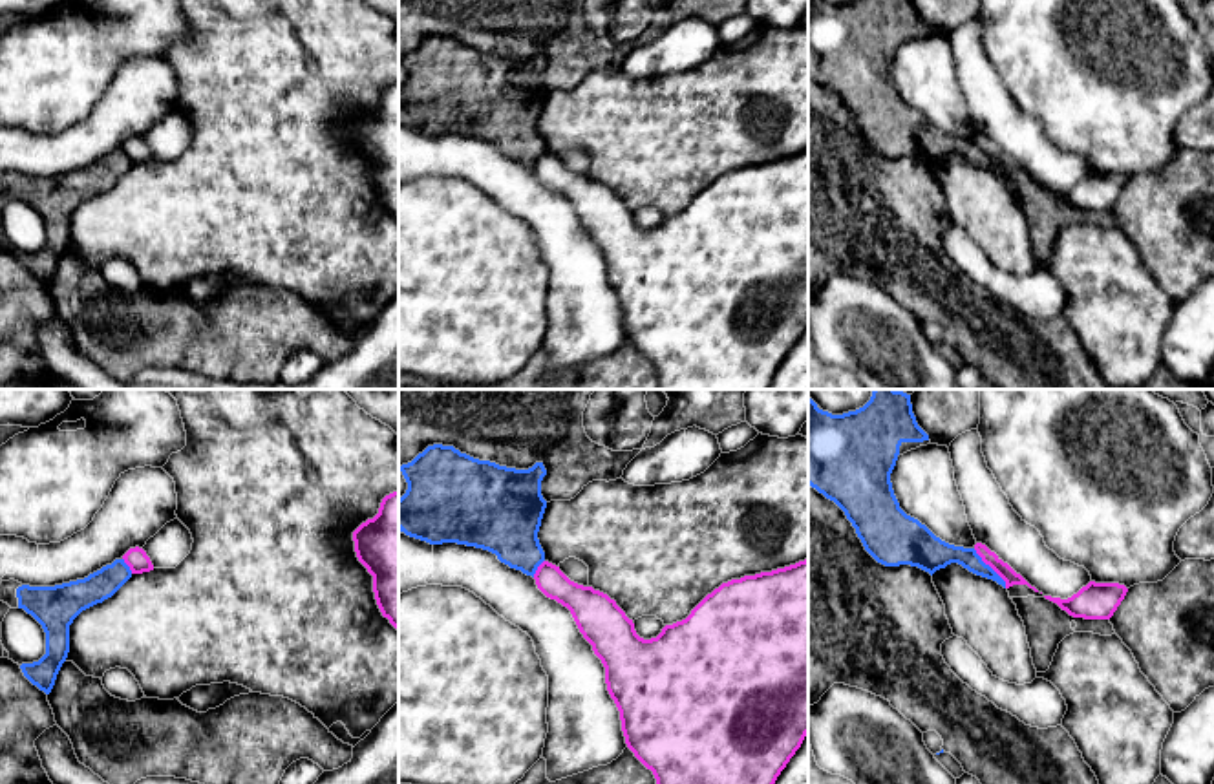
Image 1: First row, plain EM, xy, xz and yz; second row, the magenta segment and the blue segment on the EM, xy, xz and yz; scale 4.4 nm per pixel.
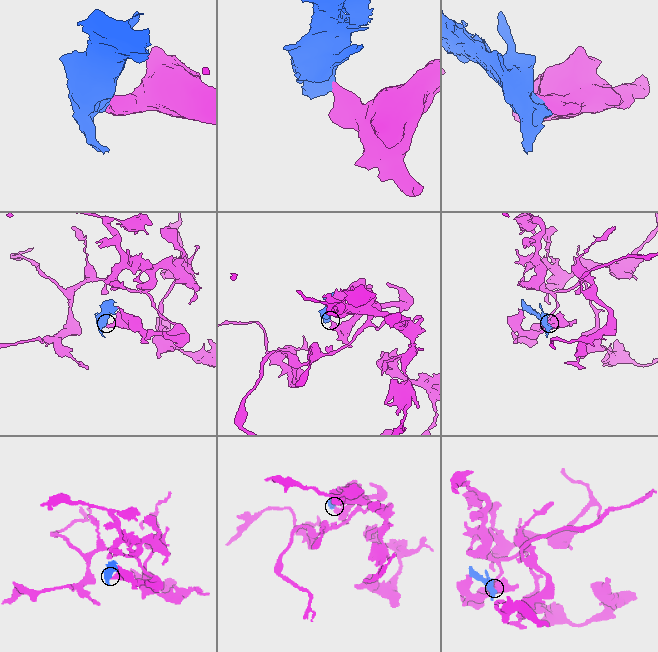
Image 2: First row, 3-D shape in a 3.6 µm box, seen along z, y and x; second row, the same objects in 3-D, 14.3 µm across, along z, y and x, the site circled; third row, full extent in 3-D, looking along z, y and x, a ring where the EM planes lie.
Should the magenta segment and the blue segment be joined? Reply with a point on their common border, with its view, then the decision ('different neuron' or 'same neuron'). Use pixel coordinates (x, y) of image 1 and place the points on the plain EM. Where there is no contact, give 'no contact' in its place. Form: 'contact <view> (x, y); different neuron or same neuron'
contact yz (991, 158); different neuron

